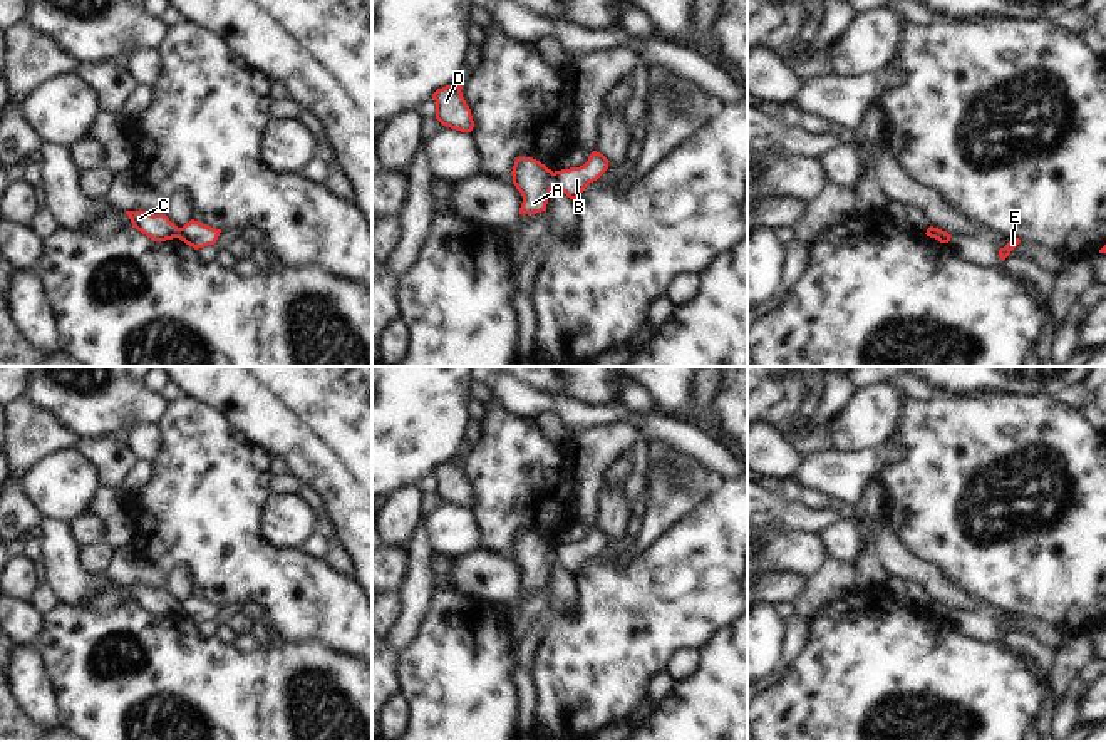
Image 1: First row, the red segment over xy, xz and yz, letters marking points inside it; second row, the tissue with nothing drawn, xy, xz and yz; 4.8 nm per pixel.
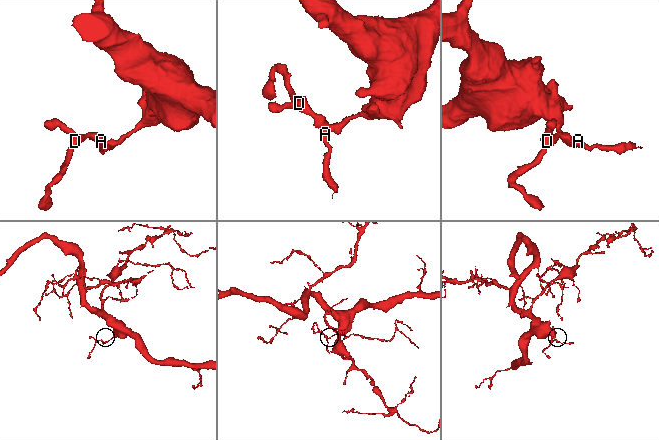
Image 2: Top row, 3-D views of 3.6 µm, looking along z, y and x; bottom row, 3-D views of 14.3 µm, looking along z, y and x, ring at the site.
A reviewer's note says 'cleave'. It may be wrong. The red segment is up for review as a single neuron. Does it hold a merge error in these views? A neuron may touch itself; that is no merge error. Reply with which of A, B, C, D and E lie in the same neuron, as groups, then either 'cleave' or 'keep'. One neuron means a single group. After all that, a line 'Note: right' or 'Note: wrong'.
A C D E / B; cleave
Note: right

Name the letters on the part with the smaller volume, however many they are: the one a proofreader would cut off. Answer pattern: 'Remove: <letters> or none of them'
Remove: A, C, D, E

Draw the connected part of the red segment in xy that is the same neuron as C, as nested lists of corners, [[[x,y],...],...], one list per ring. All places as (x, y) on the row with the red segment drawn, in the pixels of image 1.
[[[126,211],[132,228],[151,238],[152,241],[166,241],[178,238],[179,228],[169,221],[166,214],[151,214],[147,211]]]

